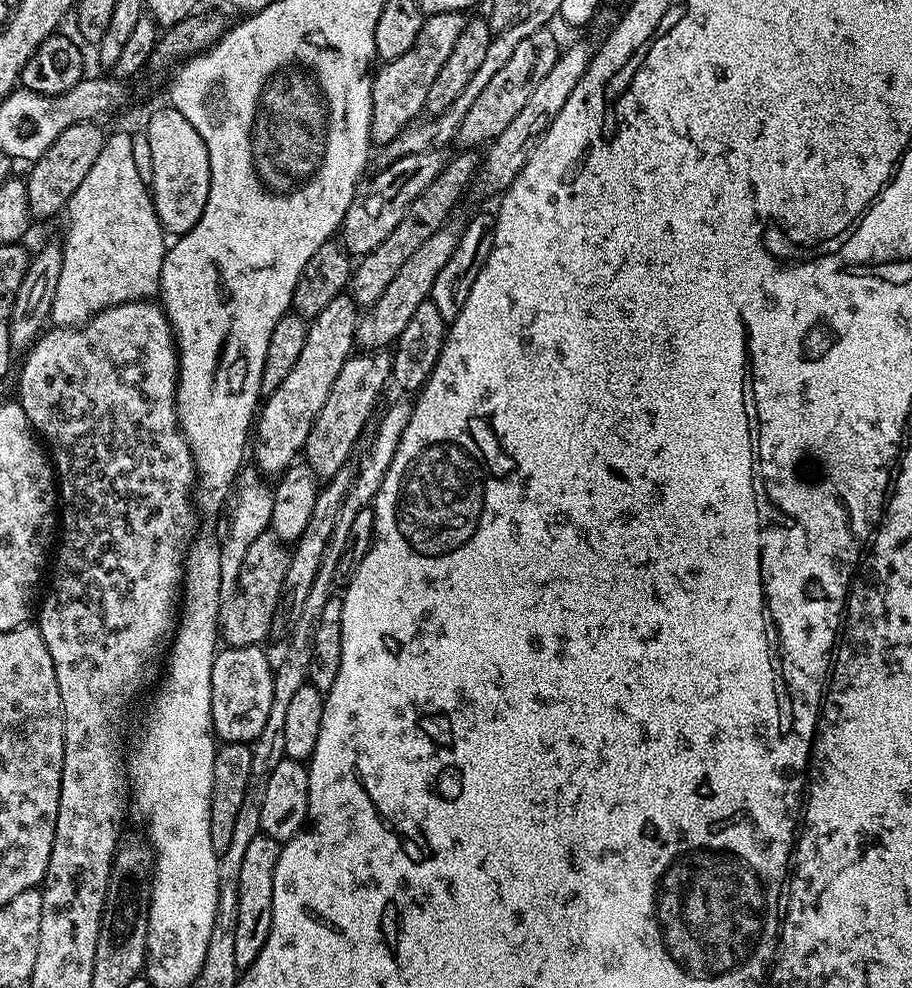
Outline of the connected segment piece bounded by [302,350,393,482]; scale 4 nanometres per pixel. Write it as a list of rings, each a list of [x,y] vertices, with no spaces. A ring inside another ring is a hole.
[[[360,350],[348,357],[342,370],[338,370],[338,378],[334,378],[334,386],[326,397],[326,406],[318,414],[314,426],[304,443],[303,463],[316,476],[317,481],[327,482],[342,470],[345,462],[353,459],[352,451],[368,424],[368,419],[377,411],[376,403],[384,392],[384,387],[392,379],[392,359],[384,350]]]

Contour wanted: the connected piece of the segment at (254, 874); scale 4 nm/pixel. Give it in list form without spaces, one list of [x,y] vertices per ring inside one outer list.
[[[261,834],[250,842],[242,858],[242,870],[238,873],[238,922],[234,926],[234,962],[237,969],[247,970],[254,958],[262,954],[262,946],[266,946],[272,921],[274,866],[278,866],[281,847],[281,841]]]

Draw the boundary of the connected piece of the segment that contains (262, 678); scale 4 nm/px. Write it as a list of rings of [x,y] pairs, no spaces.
[[[251,644],[250,646],[238,646],[237,648],[224,646],[217,651],[214,658],[214,670],[210,674],[210,682],[212,683],[212,730],[217,741],[226,744],[251,744],[262,734],[262,730],[266,726],[266,718],[270,718],[270,702],[274,702],[274,678],[272,677],[274,664],[273,661],[268,661],[268,656],[263,652],[264,650],[261,645]]]

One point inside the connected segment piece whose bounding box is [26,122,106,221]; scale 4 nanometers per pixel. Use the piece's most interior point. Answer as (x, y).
(51, 182)

